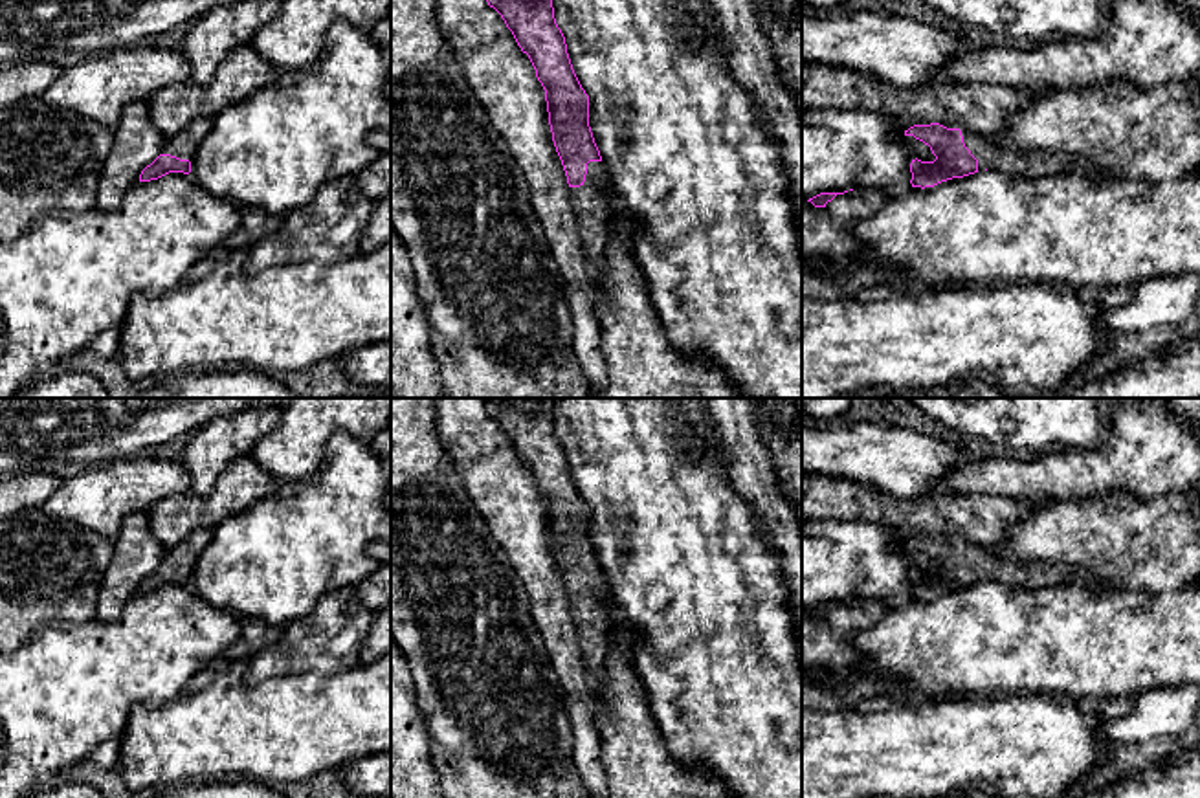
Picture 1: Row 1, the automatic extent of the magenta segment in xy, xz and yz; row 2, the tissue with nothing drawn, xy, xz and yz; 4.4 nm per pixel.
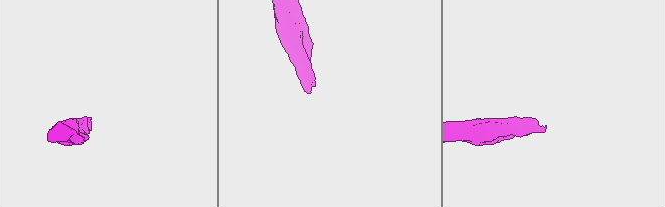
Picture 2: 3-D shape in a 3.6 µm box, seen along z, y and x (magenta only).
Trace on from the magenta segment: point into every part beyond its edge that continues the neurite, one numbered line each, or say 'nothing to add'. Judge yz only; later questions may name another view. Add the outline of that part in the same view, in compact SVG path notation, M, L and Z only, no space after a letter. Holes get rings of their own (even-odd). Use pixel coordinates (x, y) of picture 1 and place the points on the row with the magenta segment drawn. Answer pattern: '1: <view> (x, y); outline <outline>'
1: yz (991, 156); outline M961 130L963 143L978 160L978 171L996 171L1009 176L1039 178L1048 174L1062 174L1073 165L1073 158L1066 154L1028 152L1000 147L994 138L978 136Z

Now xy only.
1: xy (182, 145); outline M206 117L193 121L187 128L178 132L172 138L167 138L167 145L161 154L171 154L180 160L189 160L193 165L194 152L200 141L206 138L209 130L209 121Z

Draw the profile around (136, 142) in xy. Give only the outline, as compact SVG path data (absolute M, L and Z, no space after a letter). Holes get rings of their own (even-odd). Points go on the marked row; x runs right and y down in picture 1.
M147 101L130 103L112 130L112 149L101 171L95 207L114 211L141 171L165 149L167 138L154 127Z

